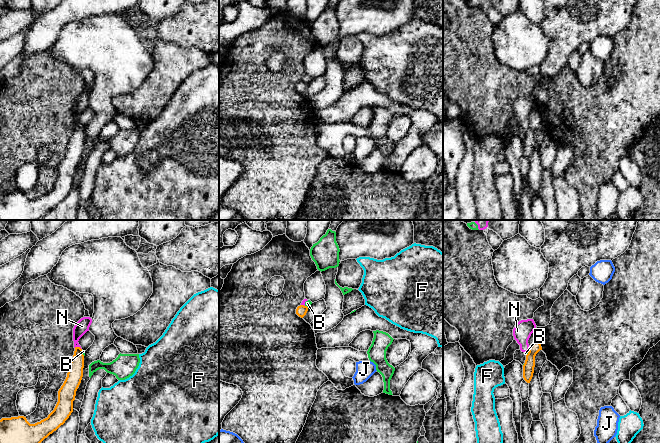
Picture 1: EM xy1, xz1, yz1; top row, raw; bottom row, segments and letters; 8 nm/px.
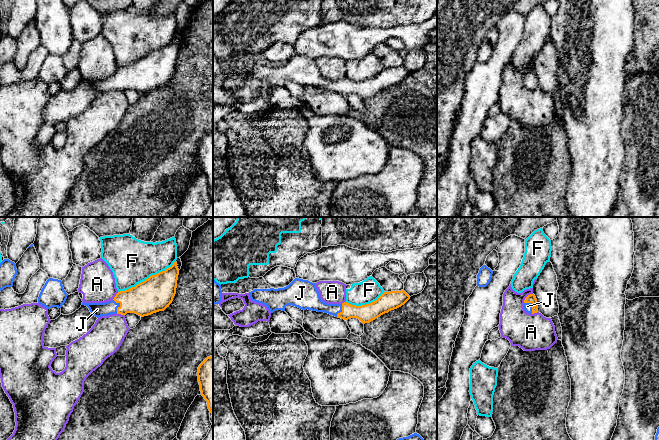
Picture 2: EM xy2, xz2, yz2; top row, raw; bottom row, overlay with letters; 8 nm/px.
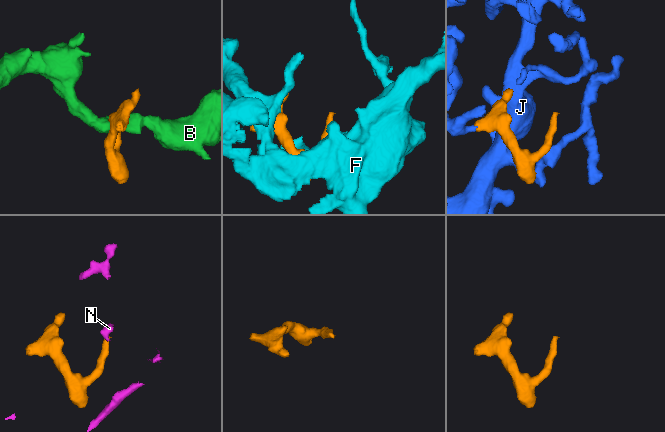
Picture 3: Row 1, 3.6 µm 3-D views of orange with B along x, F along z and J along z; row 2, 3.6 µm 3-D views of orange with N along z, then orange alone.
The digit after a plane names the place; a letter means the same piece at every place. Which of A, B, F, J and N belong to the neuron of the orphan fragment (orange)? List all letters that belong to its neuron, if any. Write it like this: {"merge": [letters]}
{"merge": ["J"]}

